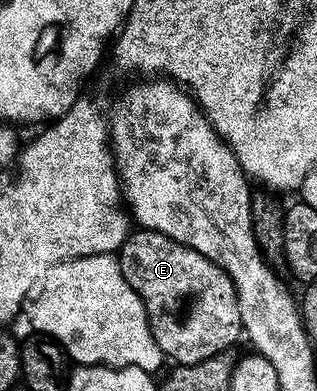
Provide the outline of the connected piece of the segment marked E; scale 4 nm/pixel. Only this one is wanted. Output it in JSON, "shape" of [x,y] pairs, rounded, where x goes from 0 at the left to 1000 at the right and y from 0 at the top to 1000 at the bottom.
{"shape":[[[432,588],[404,604],[391,634],[372,645],[397,719],[442,752],[461,780],[467,818],[479,834],[498,882],[546,931],[571,939],[625,934],[681,918],[703,898],[729,898],[770,857],[770,824],[757,762],[732,714],[681,673],[669,673],[637,647],[524,606],[511,596]]]}

